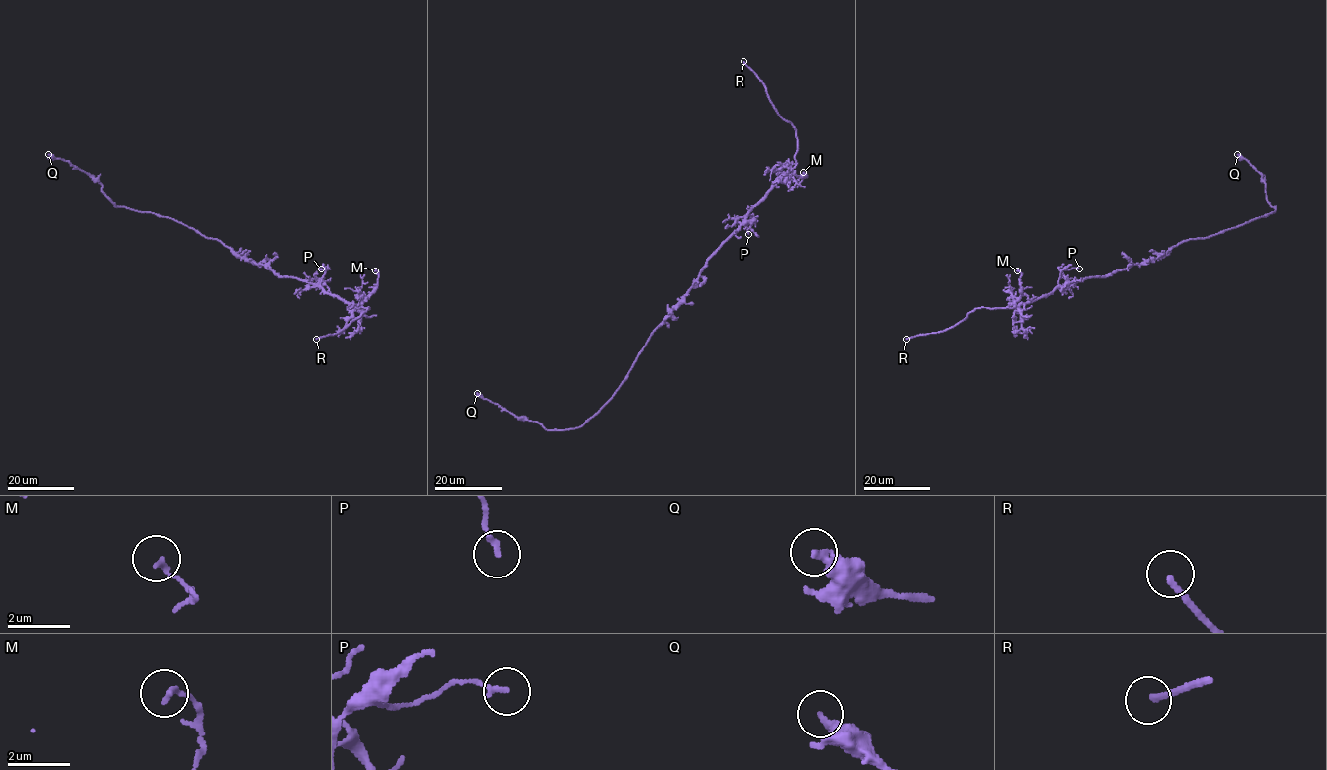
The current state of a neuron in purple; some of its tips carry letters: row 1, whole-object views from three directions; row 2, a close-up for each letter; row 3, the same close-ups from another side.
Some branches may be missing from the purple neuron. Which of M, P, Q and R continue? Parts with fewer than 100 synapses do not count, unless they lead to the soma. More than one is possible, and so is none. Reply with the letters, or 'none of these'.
R

